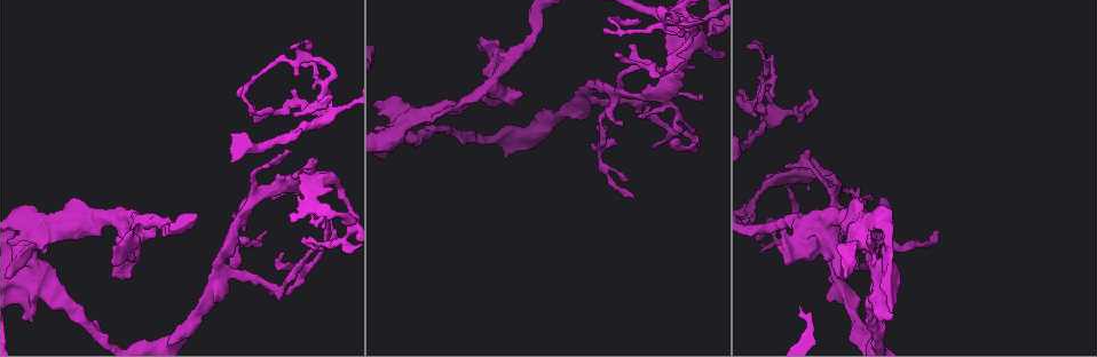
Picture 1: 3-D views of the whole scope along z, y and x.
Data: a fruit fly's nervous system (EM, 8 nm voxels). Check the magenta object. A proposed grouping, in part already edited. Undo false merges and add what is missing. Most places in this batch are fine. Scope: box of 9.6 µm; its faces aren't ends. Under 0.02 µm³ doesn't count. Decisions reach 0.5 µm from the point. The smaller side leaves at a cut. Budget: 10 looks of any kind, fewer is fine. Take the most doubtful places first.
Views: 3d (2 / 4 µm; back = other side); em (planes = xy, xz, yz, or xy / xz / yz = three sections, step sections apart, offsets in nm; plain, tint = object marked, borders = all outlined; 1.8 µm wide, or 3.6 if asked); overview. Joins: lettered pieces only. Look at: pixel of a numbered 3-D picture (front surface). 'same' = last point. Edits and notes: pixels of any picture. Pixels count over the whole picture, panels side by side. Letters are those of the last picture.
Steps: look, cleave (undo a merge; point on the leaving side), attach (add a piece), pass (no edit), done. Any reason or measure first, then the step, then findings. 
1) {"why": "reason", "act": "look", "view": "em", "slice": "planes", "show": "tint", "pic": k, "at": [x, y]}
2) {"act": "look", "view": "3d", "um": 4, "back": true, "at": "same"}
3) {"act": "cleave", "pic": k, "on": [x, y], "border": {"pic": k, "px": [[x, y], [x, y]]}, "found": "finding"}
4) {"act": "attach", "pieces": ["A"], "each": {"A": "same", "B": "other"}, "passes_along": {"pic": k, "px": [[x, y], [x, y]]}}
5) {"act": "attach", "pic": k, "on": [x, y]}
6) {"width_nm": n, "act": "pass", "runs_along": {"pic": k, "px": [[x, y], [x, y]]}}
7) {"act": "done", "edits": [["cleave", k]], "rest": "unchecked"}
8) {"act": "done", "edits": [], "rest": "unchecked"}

{"act": "look", "view": "3d", "um": 4, "pic": 1, "at": [338, 245]}

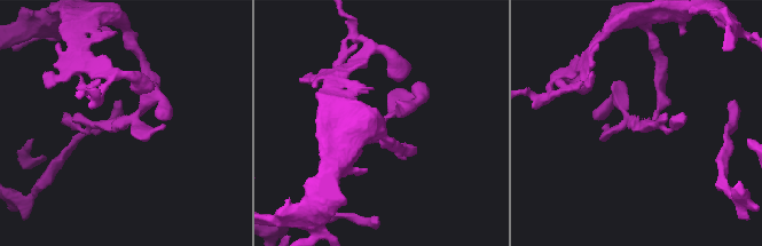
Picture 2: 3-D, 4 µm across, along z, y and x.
{"act": "look", "view": "em", "slice": "xy", "step": 8, "show": "tint", "pic": 2, "at": [121, 119]}

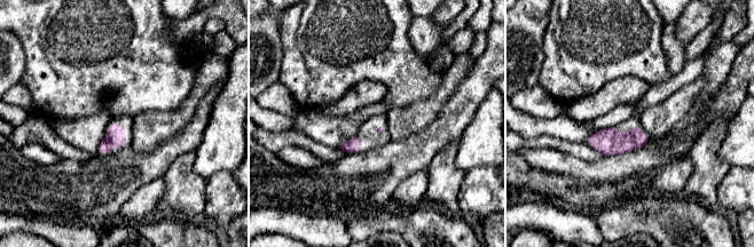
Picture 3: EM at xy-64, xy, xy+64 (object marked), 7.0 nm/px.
{"act": "look", "view": "em", "slice": "planes", "show": "borders", "at": "same"}

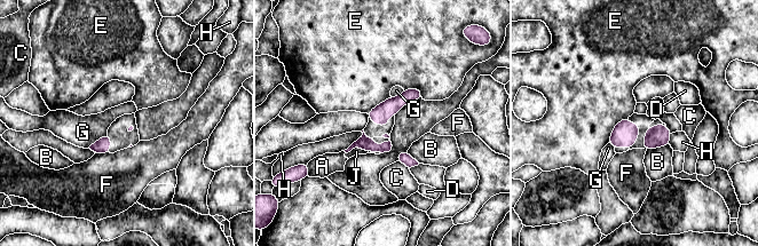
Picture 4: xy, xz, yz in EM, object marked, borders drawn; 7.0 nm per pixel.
{"width_nm": 50, "act": "pass", "each": {"A": "other", "B": "other", "C": "other", "D": "other", "E": "other", "F": "other", "G": "other", "H": "other", "J": "other"}, "runs_along": {"pic": 4, "px": [[419, 94], [408, 95], [373, 119]]}, "found": "one cell here"}

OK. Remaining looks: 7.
{"why": "abrupt turn", "act": "look", "view": "em", "um": 3.6, "slice": "xy", "step": 16, "show": "tint", "pic": 1, "at": [882, 264]}

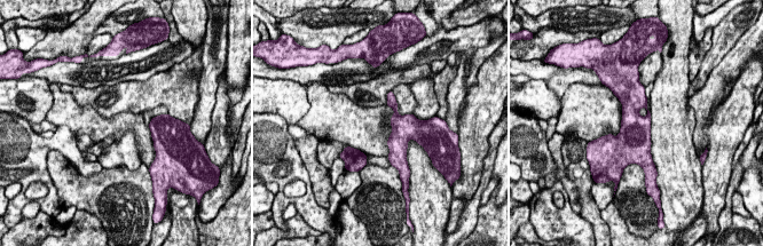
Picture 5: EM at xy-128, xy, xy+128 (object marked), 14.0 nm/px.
{"act": "look", "view": "em", "um": 3.6, "slice": "planes", "show": "borders", "at": "same"}

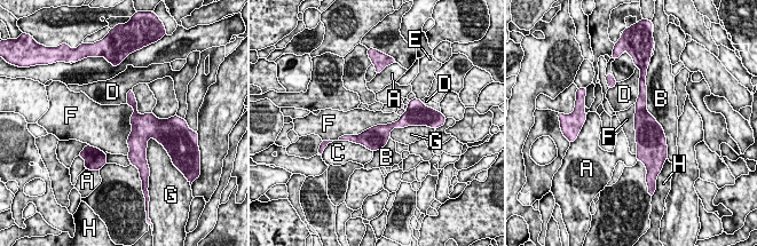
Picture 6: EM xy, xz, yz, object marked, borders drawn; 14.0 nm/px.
{"act": "pass", "each": {"A": "other", "B": "other", "C": "other", "D": "other", "E": "other", "F": "other", "G": "other", "H": "other"}, "border": {"pic": 6, "px": [[401, 116], [355, 135], [339, 136]]}, "found": "one cell here"}

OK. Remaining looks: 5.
{"why": "branch stops here", "act": "look", "view": "3d", "um": 2, "pic": 1, "at": [797, 108]}

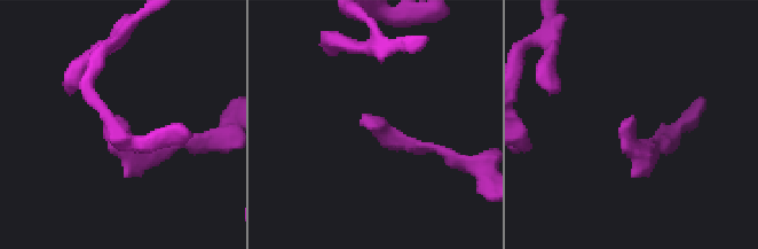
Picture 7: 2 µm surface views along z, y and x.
{"act": "look", "view": "em", "um": 3.6, "slice": "xy", "step": 4, "show": "tint", "pic": 7, "at": [362, 123]}

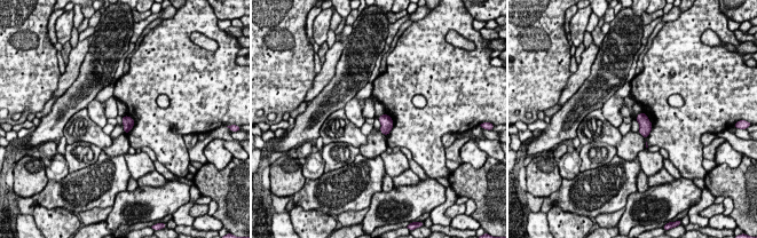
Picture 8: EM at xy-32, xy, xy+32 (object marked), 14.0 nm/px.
{"why": "another direction", "act": "look", "view": "em", "um": 3.6, "slice": "planes", "show": "borders", "at": "same"}

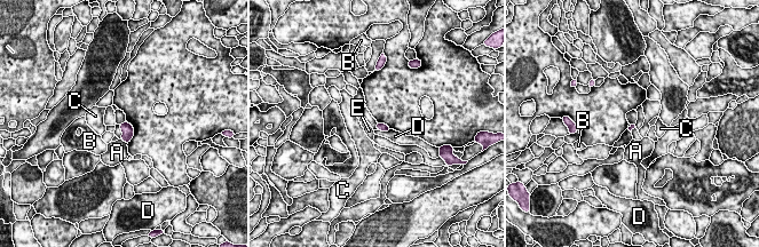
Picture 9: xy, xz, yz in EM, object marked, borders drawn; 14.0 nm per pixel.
{"act": "pass", "each": {"A": "other", "B": "other", "C": "other", "D": "other", "E": "other"}, "border": {"pic": 9, "px": [[390, 129], [377, 130]]}, "found": "none of them fits"}

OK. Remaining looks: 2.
{"why": "closes a loop", "act": "look", "view": "em", "slice": "xz", "step": 16, "show": "tint", "pic": 1, "at": [804, 219]}

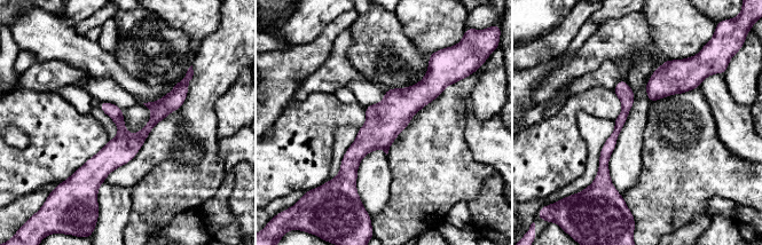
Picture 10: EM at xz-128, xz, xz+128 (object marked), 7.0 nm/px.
{"why": "another direction", "act": "look", "view": "em", "slice": "planes", "show": "borders", "at": "same"}

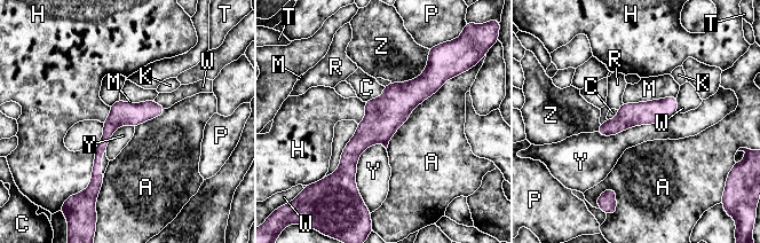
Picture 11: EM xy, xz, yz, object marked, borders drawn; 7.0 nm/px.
{"act": "pass", "each": {"A": "other", "C": "other", "H": "other", "K": "other", "M": "other", "P": "other", "R": "other", "T": "other", "W": "other", "Y": "other", "Z": "other"}, "runs_along": {"pic": 11, "px": [[429, 69], [353, 150], [348, 178]]}, "found": "one cell here"}

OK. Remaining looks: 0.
{"act": "done", "edits": [], "rest": "unchecked"}

